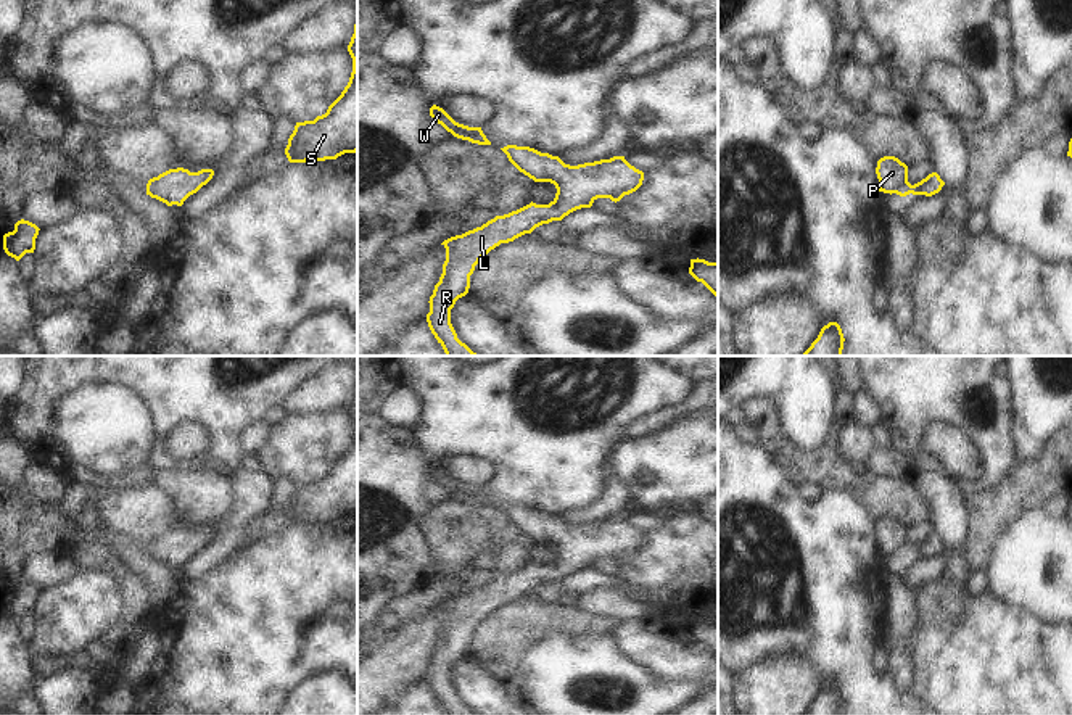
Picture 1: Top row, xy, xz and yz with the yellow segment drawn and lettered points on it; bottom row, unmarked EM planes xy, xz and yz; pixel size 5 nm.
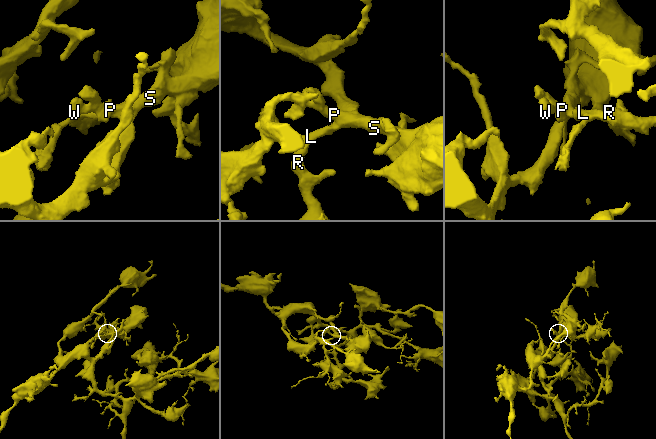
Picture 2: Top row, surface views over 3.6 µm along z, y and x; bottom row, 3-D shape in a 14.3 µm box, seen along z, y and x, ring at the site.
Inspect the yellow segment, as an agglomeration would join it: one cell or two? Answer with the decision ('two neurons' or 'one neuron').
one neuron

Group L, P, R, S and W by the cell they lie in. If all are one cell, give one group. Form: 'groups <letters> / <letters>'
groups L P R S W

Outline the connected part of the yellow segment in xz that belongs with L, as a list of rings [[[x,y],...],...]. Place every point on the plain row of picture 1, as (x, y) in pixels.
[[[507,506],[501,510],[520,533],[534,543],[554,544],[557,554],[549,565],[531,562],[441,604],[446,609],[446,622],[428,662],[427,683],[446,715],[476,715],[457,699],[451,684],[451,670],[468,654],[475,626],[491,610],[531,594],[542,585],[562,581],[576,570],[591,568],[597,559],[610,559],[616,564],[636,552],[644,541],[644,533],[631,527],[625,517],[570,527],[559,517],[530,507]]]

